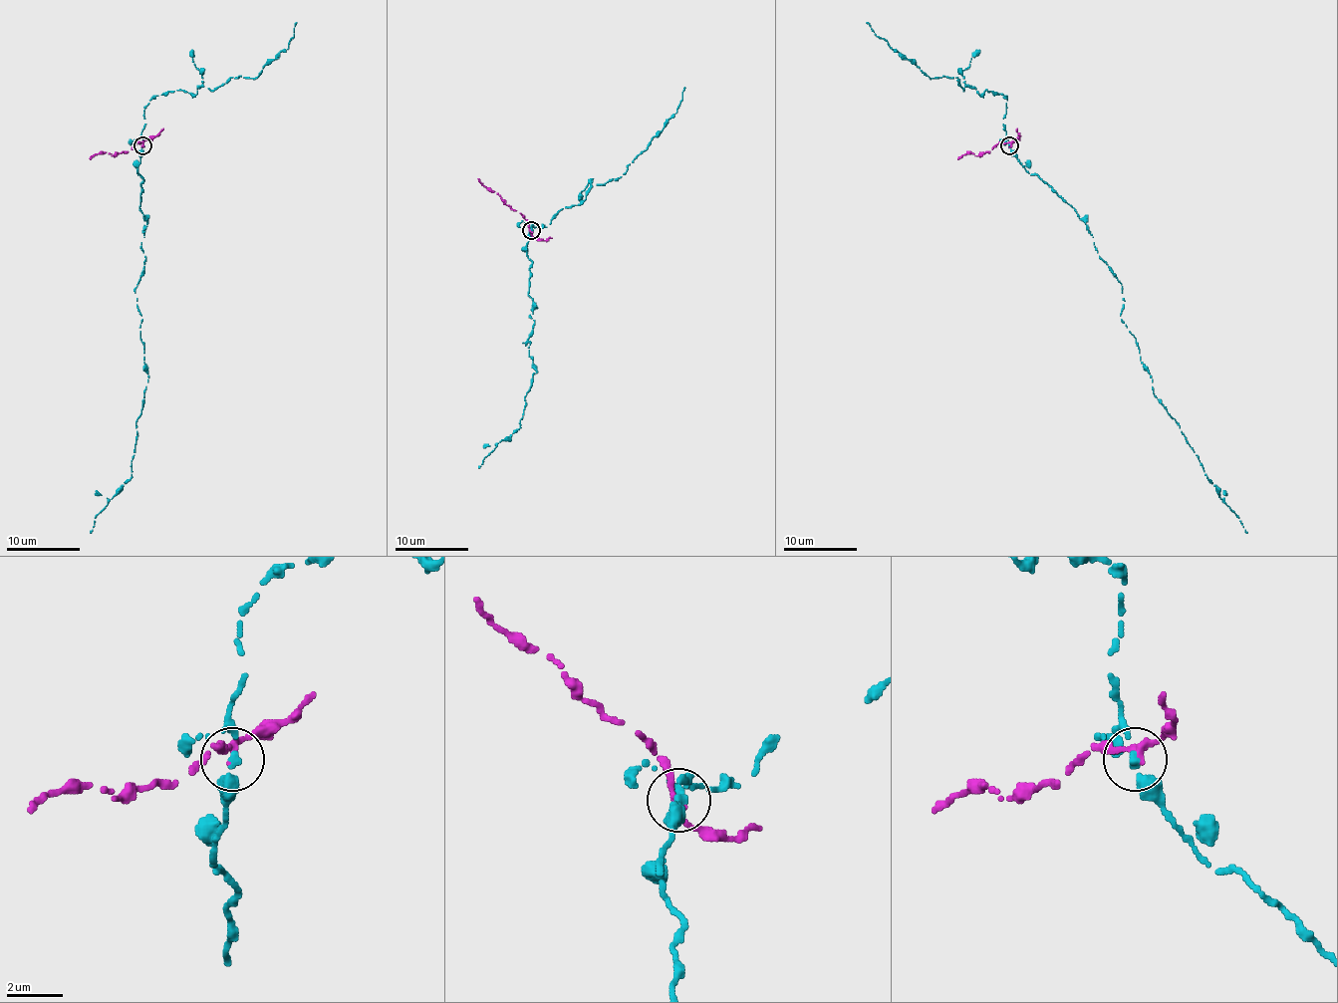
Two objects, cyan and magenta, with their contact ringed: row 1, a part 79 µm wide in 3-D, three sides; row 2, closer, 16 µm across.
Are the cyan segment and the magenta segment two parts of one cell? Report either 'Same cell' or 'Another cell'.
Another cell

